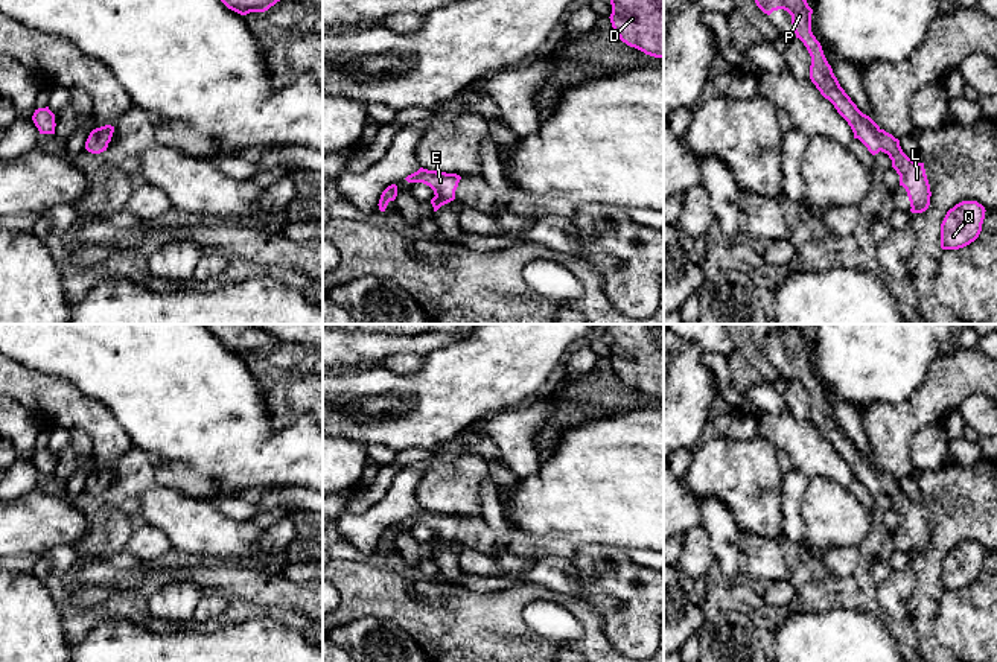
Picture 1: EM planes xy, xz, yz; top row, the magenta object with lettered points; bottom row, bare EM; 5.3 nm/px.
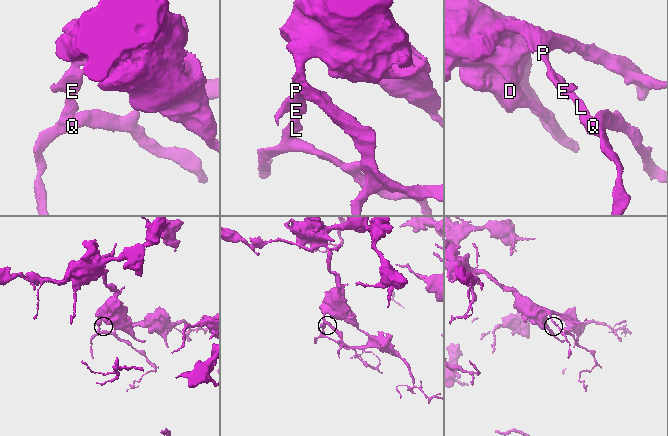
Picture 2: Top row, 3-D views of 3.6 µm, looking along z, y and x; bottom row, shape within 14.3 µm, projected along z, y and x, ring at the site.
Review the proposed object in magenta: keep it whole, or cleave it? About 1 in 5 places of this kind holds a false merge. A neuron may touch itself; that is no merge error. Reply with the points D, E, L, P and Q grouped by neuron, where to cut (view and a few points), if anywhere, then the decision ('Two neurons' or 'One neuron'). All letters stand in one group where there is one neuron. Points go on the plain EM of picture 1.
Groups: D E L P Q. No split. One neuron

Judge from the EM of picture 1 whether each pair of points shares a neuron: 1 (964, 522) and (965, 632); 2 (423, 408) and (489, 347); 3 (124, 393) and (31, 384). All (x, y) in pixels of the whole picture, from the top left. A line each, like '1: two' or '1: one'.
1: two
2: one
3: two

